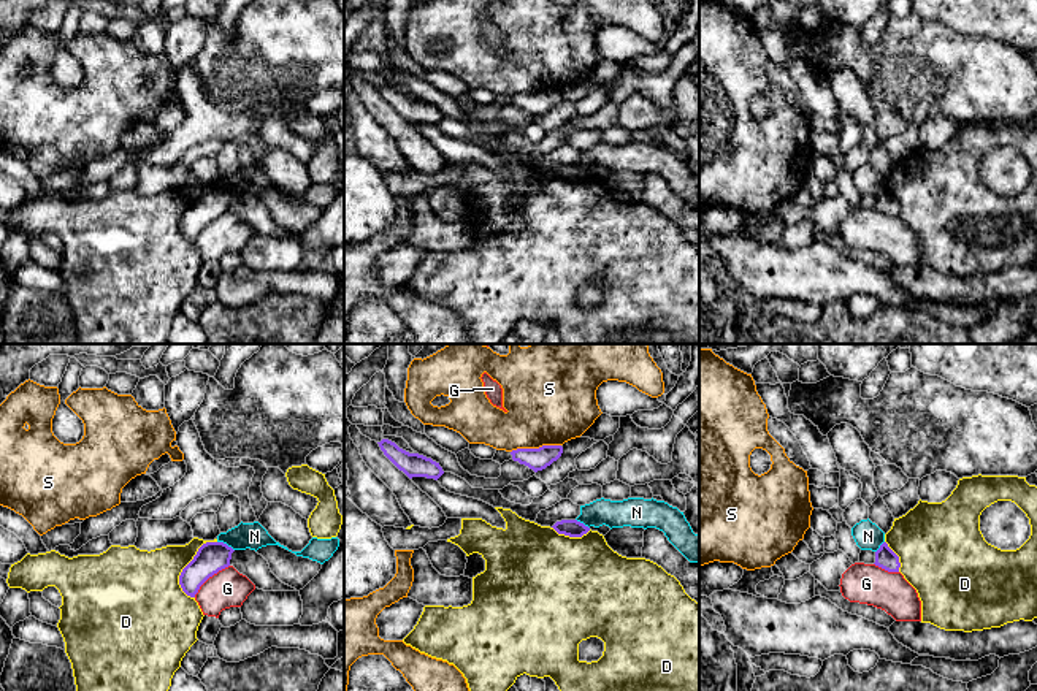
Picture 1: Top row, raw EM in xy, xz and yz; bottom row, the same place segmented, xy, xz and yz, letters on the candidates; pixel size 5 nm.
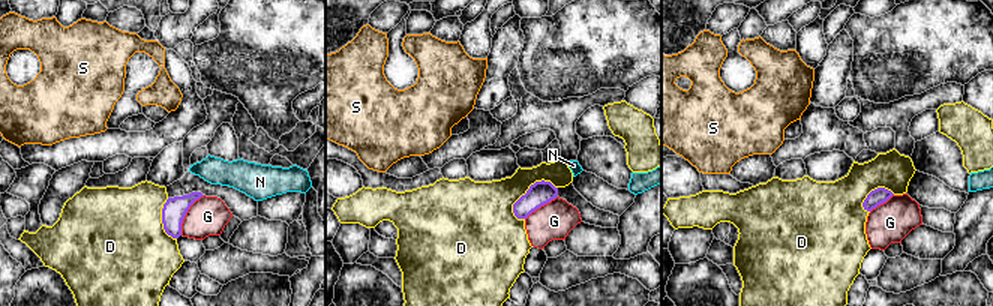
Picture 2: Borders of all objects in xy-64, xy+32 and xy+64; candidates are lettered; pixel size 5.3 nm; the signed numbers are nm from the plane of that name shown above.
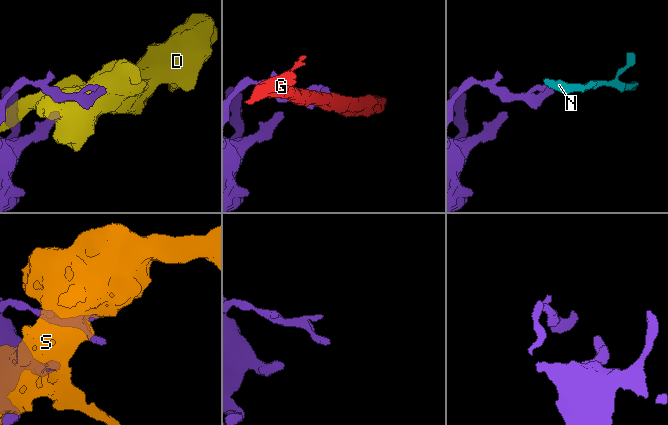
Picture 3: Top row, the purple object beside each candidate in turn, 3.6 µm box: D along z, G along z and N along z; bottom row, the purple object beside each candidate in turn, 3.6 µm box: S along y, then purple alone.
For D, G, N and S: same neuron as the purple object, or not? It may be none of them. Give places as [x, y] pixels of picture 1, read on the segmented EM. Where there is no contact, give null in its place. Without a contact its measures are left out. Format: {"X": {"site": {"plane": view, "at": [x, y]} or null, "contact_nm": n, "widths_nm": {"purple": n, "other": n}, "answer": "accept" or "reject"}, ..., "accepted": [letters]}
{"D": {"site": {"plane": "xy", "at": [187, 565]}, "contact_nm": 320, "widths_nm": {"purple": 160, "other": 360}, "answer": "reject"}, "G": {"site": {"plane": "xy", "at": [210, 576]}, "contact_nm": 240, "widths_nm": {"purple": 160, "other": 190}, "answer": "reject"}, "N": {"site": {"plane": "xy", "at": [225, 544]}, "contact_nm": 100, "widths_nm": {"purple": 160, "other": 140}, "answer": "reject"}, "S": {"site": {"plane": "xz", "at": [535, 449]}, "contact_nm": 260, "widths_nm": {"purple": 110, "other": 420}, "answer": "reject"}, "accepted": []}

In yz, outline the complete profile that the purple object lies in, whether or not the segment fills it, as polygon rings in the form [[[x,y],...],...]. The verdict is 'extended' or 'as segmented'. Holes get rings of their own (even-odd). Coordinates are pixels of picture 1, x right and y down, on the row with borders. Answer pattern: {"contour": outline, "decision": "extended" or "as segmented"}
{"contour": [[[883,542],[880,548],[875,552],[874,564],[888,572],[899,572],[901,567],[899,556],[888,547],[886,542]]], "decision": "as segmented"}

